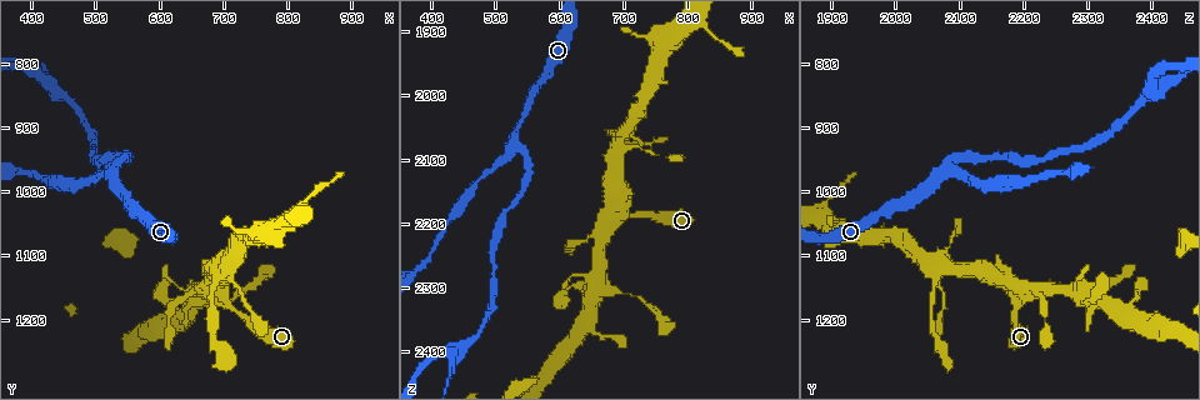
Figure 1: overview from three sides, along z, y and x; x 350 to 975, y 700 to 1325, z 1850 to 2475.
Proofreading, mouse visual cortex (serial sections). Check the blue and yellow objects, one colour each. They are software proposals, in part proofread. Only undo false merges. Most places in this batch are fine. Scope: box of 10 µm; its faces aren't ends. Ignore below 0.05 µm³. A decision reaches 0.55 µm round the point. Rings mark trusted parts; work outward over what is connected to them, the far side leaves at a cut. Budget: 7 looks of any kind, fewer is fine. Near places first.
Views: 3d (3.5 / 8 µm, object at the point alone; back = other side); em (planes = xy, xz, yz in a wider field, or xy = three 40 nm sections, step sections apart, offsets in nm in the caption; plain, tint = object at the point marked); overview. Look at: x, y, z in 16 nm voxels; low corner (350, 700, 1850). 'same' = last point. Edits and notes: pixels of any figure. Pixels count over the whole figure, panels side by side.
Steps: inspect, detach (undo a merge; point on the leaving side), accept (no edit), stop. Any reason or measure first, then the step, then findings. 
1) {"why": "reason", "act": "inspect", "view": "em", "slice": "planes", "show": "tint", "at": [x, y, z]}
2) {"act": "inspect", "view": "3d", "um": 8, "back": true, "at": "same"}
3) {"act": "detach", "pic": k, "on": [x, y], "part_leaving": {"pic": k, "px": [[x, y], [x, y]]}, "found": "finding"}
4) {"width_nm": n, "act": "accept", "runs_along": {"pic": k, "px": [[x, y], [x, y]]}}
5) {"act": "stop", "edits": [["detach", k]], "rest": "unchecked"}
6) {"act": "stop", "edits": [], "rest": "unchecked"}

{"why": "sharp bend", "act": "inspect", "view": "3d", "um": 3.5, "at": [610, 1170, 2310]}

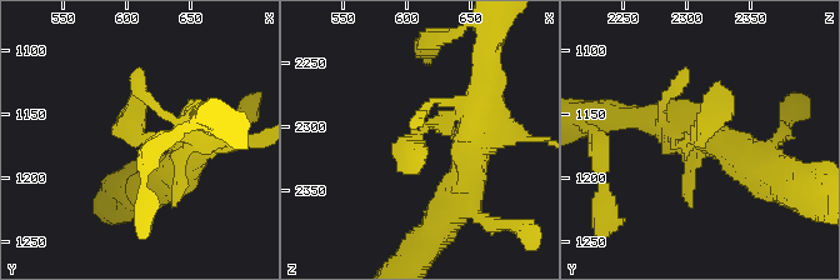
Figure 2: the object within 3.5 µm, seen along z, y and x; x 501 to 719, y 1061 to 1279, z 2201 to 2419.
{"act": "inspect", "view": "em", "slice": "xy", "step": 2, "show": "tint", "at": [610, 1168, 2306]}

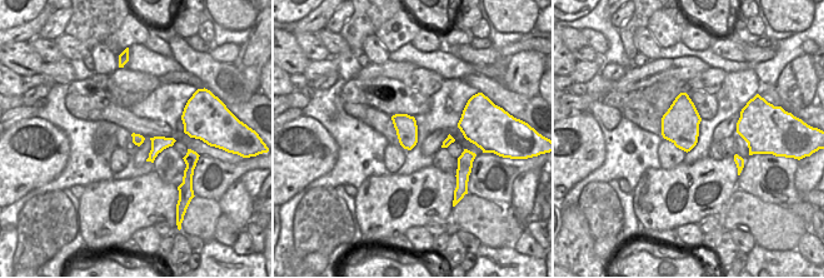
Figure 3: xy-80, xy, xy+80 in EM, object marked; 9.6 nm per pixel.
{"width_nm": 220, "act": "accept", "runs_along": {"pic": 2, "px": [[480, 106], [430, 121], [423, 160]]}, "found": "all the same cell"}

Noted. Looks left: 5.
{"why": "three-way junction", "act": "inspect", "view": "em", "slice": "planes", "show": "tint", "at": [685, 1125, 2070]}

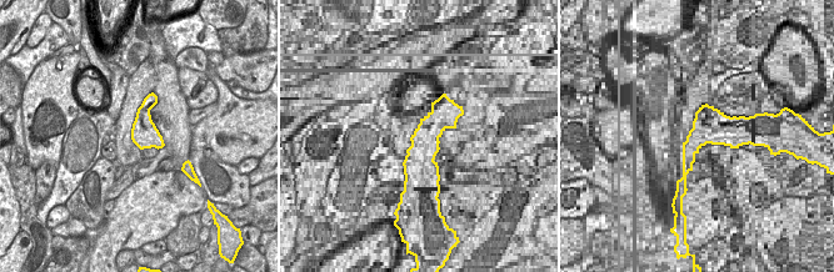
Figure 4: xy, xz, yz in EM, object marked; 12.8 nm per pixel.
{"act": "inspect", "view": "3d", "um": 3.5, "at": "same"}

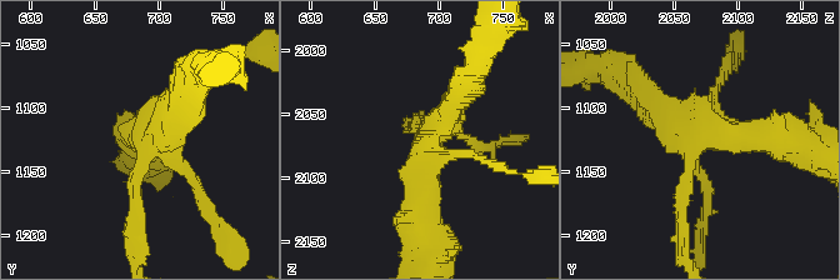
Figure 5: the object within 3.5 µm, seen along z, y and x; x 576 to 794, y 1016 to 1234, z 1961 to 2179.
{"act": "accept", "runs_along": {"pic": 5, "px": [[423, 228], [426, 141], [469, 84]]}, "found": "one cell here"}

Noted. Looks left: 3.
{"act": "inspect", "view": "3d", "um": 3.5, "at": [525, 970, 2070]}

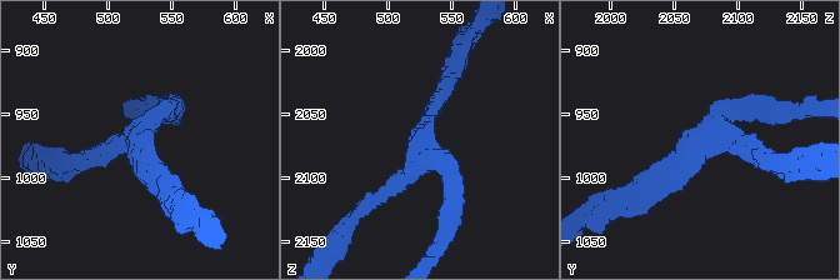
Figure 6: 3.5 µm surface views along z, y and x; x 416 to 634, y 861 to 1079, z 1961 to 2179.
{"arms": 3, "arm_widths_nm": [200, 200, 250], "act": "inspect", "view": "em", "slice": "xy", "step": 3, "show": "tint", "at": [524, 968, 2070]}

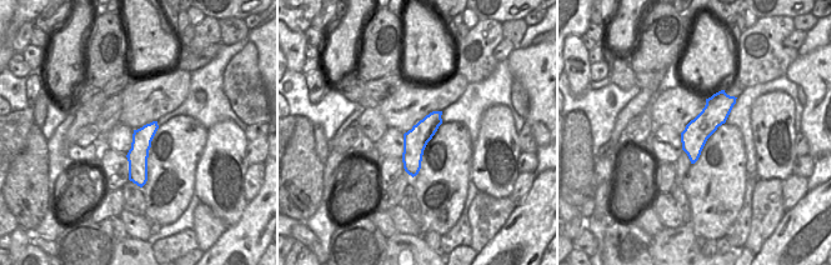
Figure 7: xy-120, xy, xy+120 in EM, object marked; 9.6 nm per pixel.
{"act": "accept", "runs_along": {"pic": 7, "px": [[731, 99], [694, 136], [692, 158]]}, "found": "one cell here"}

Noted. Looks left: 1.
{"act": "stop", "edits": [], "rest": "unchecked"}

